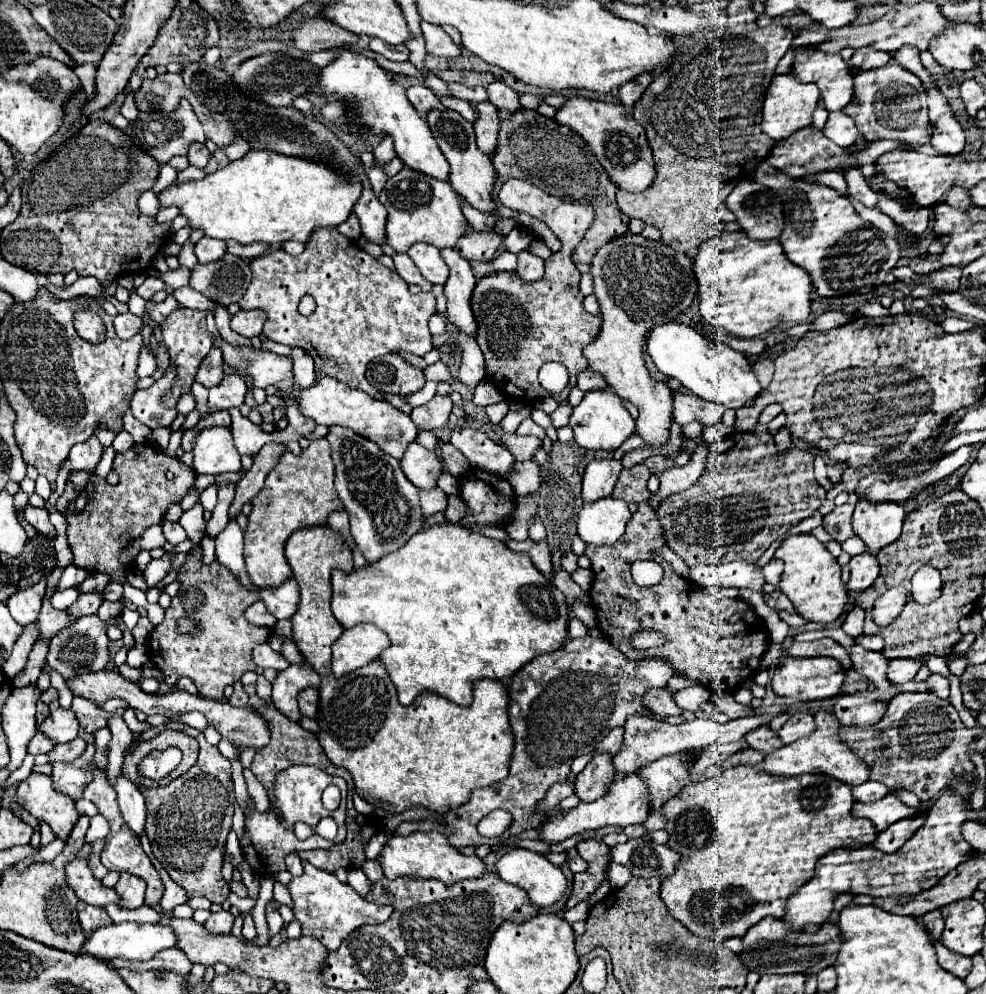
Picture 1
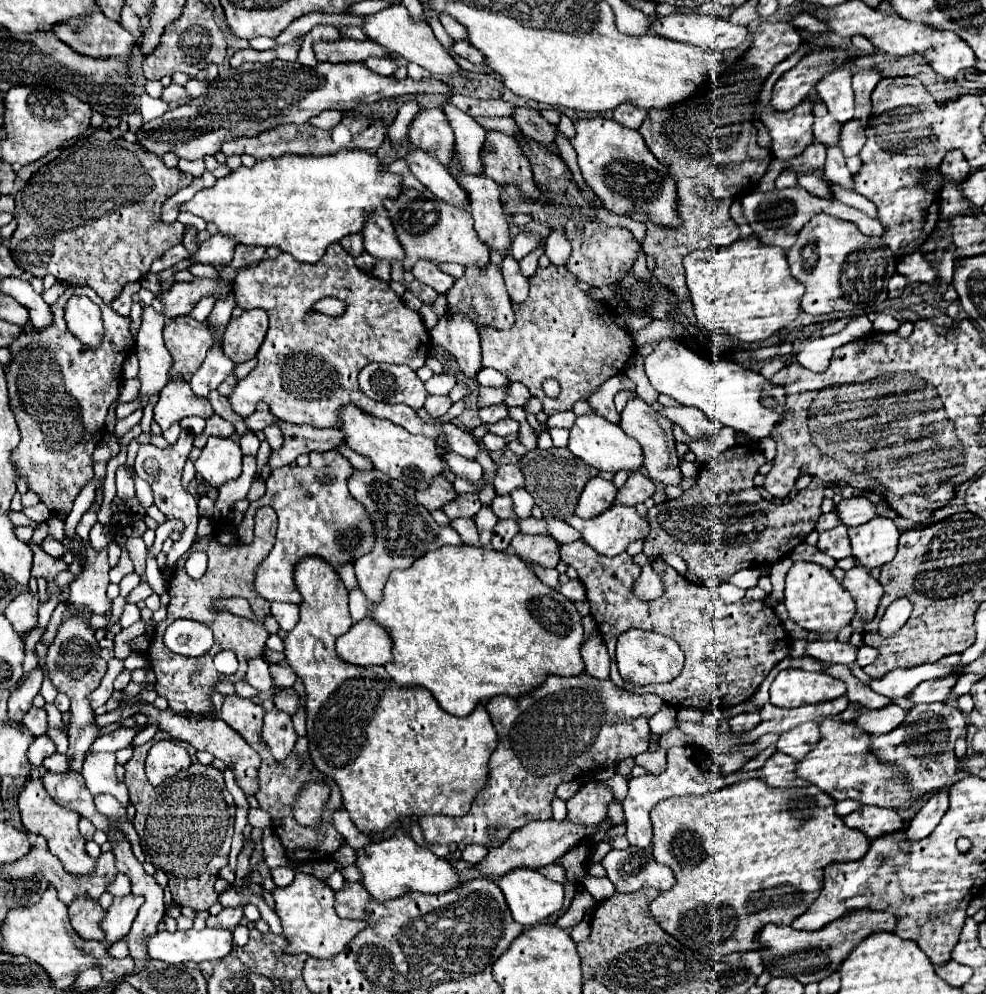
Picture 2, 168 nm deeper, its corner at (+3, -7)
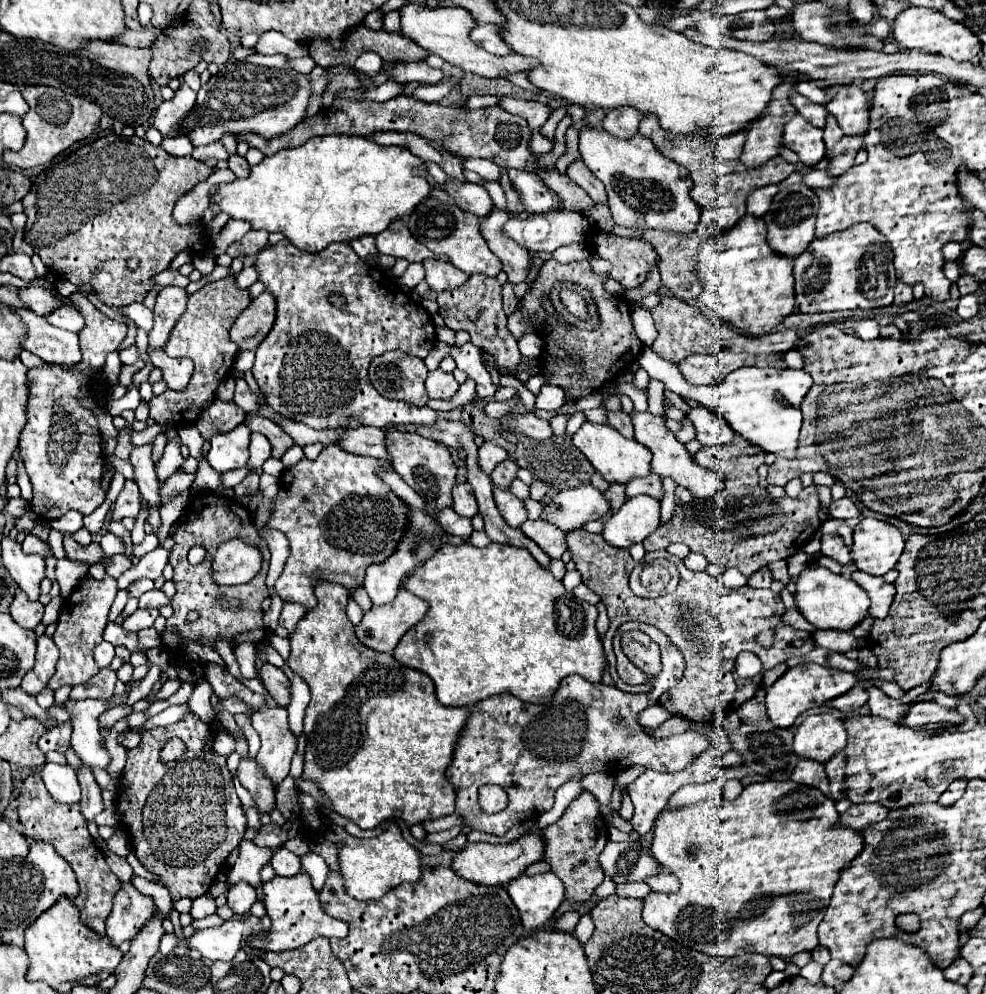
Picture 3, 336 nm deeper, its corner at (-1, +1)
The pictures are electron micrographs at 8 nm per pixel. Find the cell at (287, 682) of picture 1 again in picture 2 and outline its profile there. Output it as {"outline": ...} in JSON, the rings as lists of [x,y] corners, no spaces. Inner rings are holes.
{"outline":[[[272,709],[264,717],[264,727],[262,727],[262,741],[270,747],[272,757],[282,763],[294,749],[296,745],[296,731],[292,727],[292,719],[288,713],[282,713],[278,709]]]}

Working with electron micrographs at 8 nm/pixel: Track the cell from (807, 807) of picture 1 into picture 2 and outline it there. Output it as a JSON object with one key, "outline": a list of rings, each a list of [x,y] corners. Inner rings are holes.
{"outline":[[[748,779],[748,781],[742,781],[742,783],[736,783],[736,785],[730,785],[730,787],[724,787],[720,791],[714,791],[714,793],[706,793],[706,795],[686,795],[686,797],[672,797],[672,799],[666,799],[666,801],[660,801],[652,813],[650,813],[650,819],[652,819],[652,829],[654,829],[654,839],[652,839],[652,855],[654,859],[658,859],[660,863],[668,865],[672,871],[674,871],[674,877],[676,877],[676,885],[670,889],[670,891],[664,891],[660,893],[660,897],[656,897],[652,903],[650,903],[650,913],[652,917],[656,919],[656,923],[668,933],[672,935],[674,939],[678,939],[684,947],[692,949],[692,951],[698,951],[698,953],[704,953],[704,955],[712,955],[712,957],[722,957],[722,955],[730,955],[730,953],[746,953],[746,951],[756,951],[760,949],[760,941],[758,941],[758,933],[762,931],[762,927],[766,923],[776,923],[776,925],[782,925],[780,921],[786,921],[786,919],[780,919],[780,915],[772,915],[772,919],[768,915],[762,915],[766,919],[758,919],[756,913],[750,913],[750,895],[752,893],[758,893],[758,891],[764,891],[764,889],[772,889],[772,887],[780,887],[780,885],[798,885],[812,893],[812,891],[818,891],[823,886],[823,872],[822,869],[830,863],[842,863],[842,861],[858,861],[866,855],[868,847],[870,847],[870,841],[864,833],[858,833],[856,829],[848,829],[842,821],[842,817],[838,817],[834,813],[834,799],[832,797],[826,797],[826,793],[822,793],[818,787],[810,785],[810,787],[790,787],[790,789],[774,789],[774,787],[768,787],[762,779]]]}

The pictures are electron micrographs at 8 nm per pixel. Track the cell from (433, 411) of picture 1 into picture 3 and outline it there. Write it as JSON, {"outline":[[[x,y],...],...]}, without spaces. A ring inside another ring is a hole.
{"outline":[[[440,369],[430,371],[426,379],[426,391],[430,399],[452,399],[458,391],[458,381],[452,373],[444,373]]]}

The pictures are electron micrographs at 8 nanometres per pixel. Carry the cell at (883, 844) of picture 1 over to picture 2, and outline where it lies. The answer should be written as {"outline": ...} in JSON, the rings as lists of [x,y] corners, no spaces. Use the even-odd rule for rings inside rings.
{"outline":[[[946,789],[932,793],[932,797],[922,805],[918,815],[908,825],[906,837],[910,841],[918,841],[918,839],[928,837],[934,831],[934,827],[940,823],[940,819],[944,817],[944,813],[948,811],[948,803],[950,803],[950,799],[948,799]]]}

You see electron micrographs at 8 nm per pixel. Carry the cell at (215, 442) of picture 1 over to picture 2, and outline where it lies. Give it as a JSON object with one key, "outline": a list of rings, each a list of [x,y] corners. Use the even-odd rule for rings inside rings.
{"outline":[[[208,437],[202,455],[194,463],[196,473],[206,479],[212,487],[220,487],[226,481],[238,479],[242,471],[240,445],[230,437]]]}

